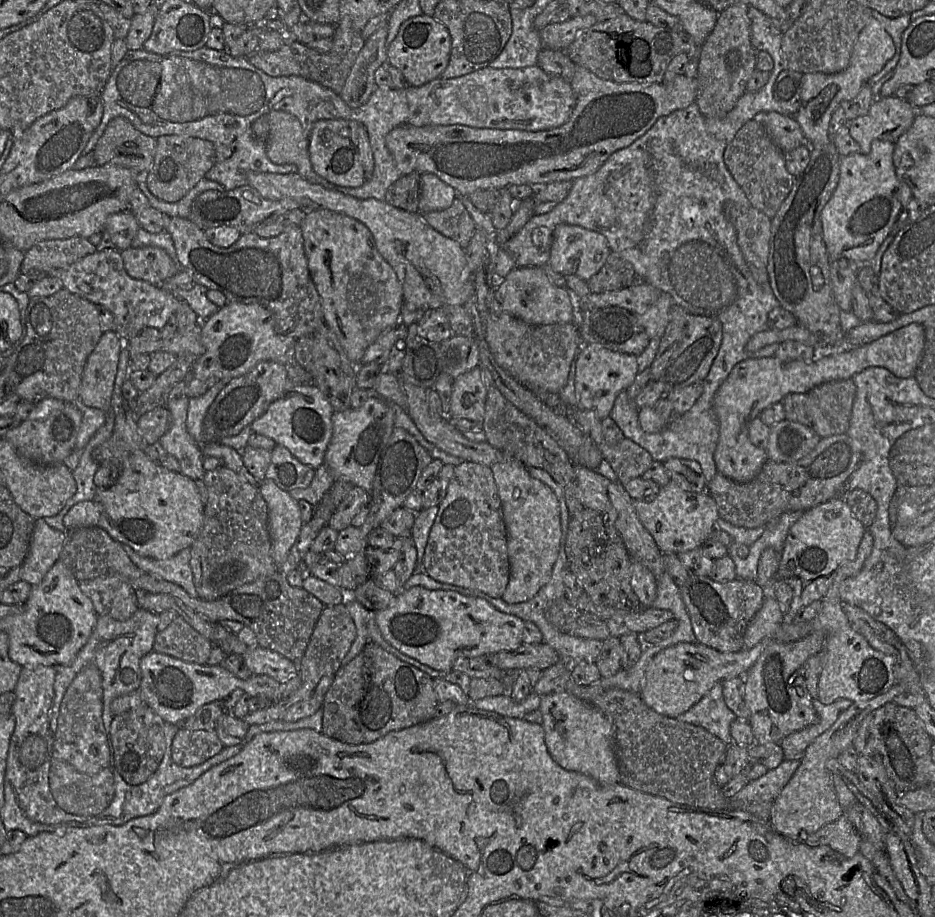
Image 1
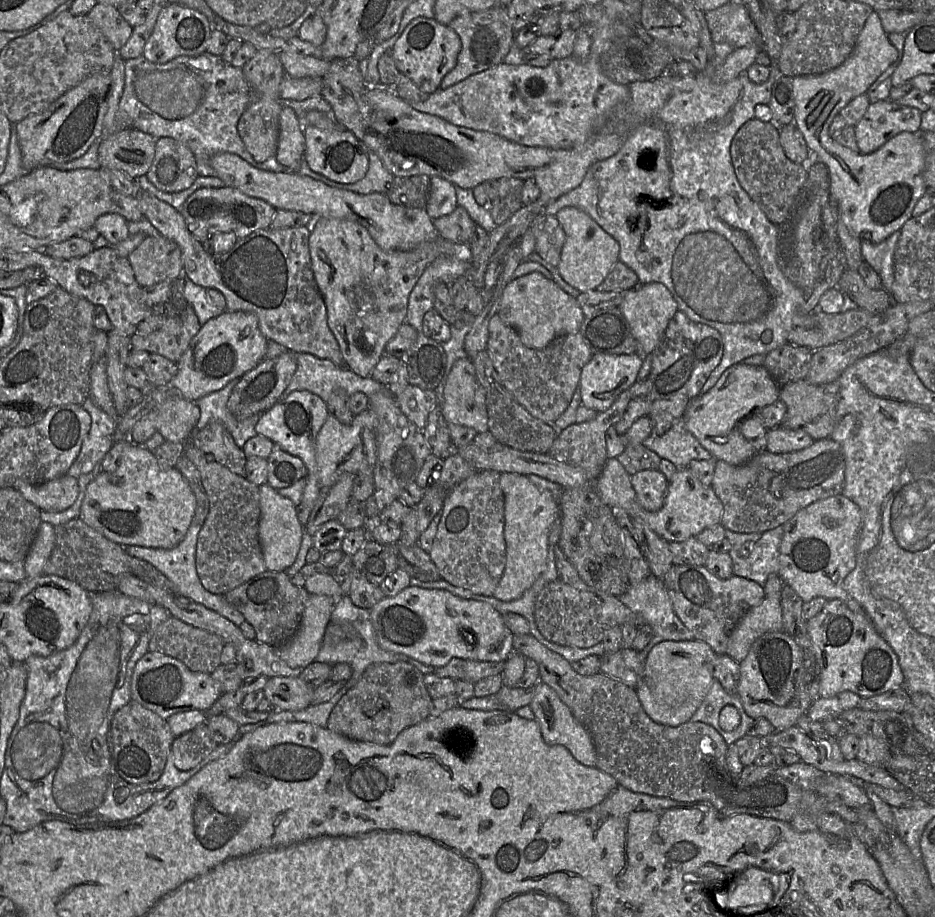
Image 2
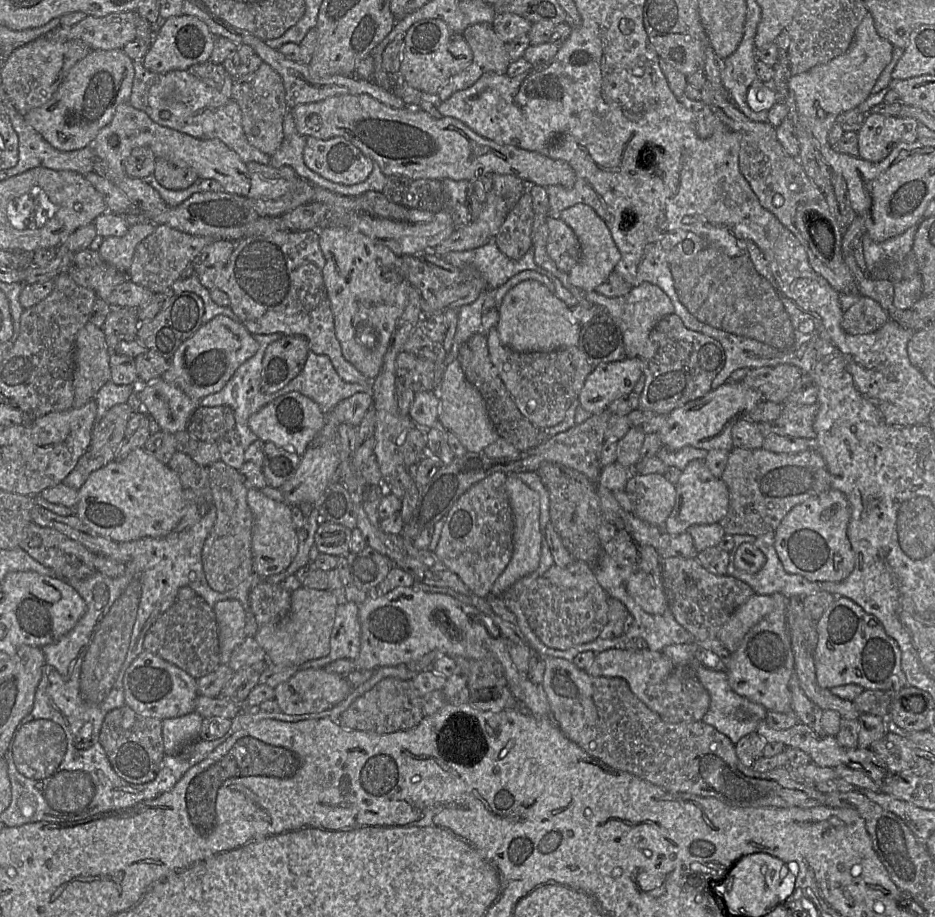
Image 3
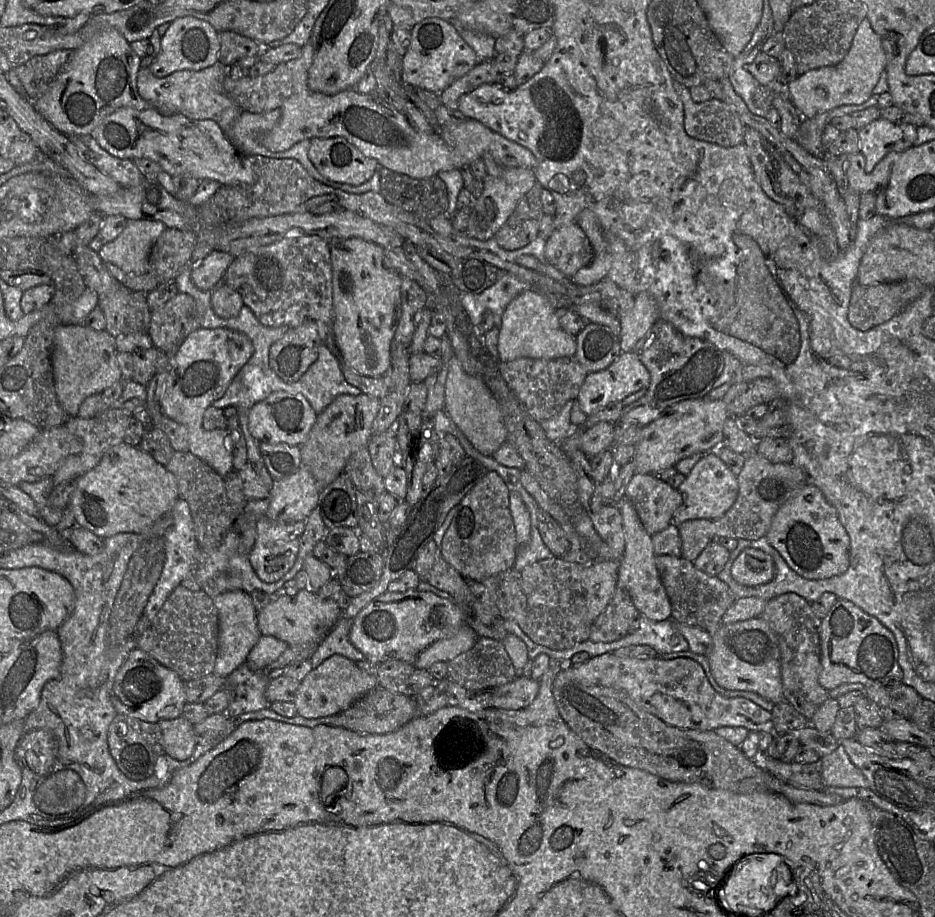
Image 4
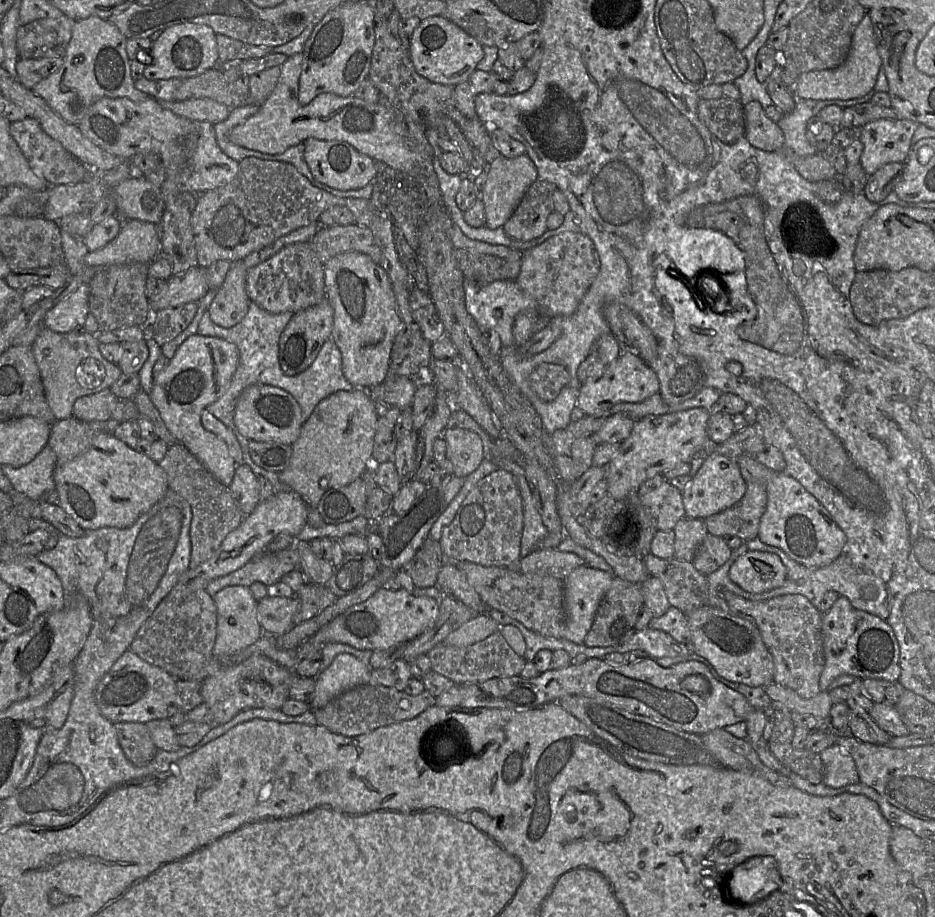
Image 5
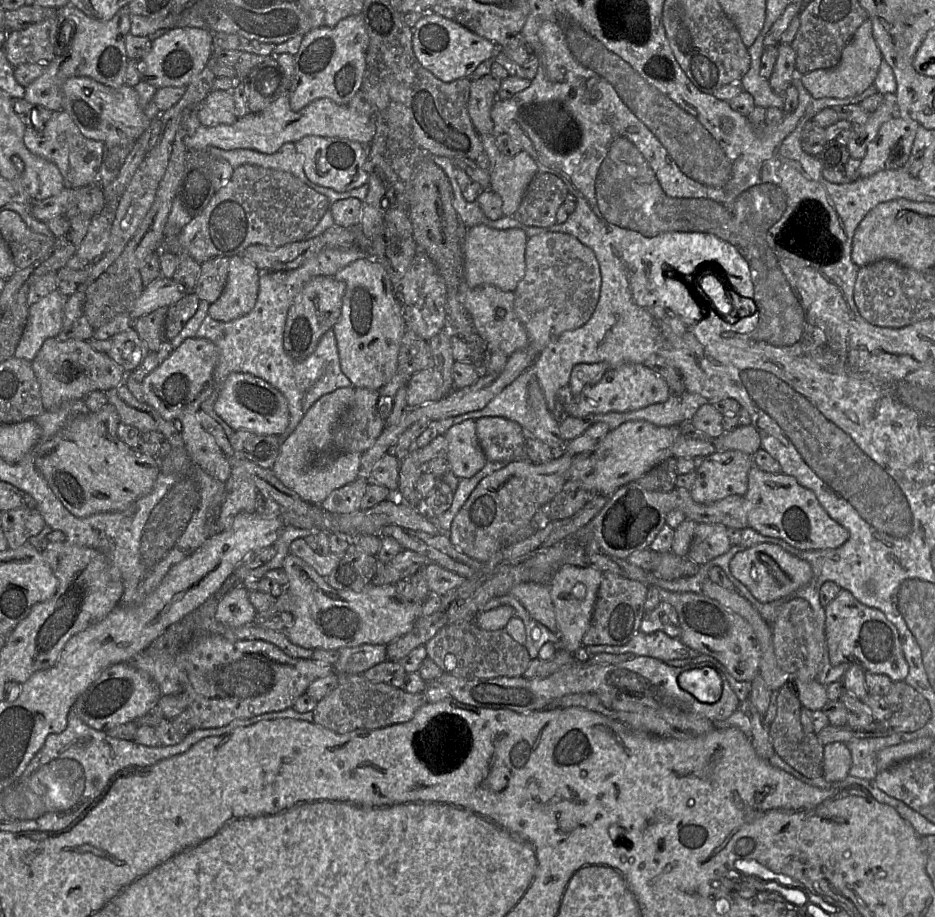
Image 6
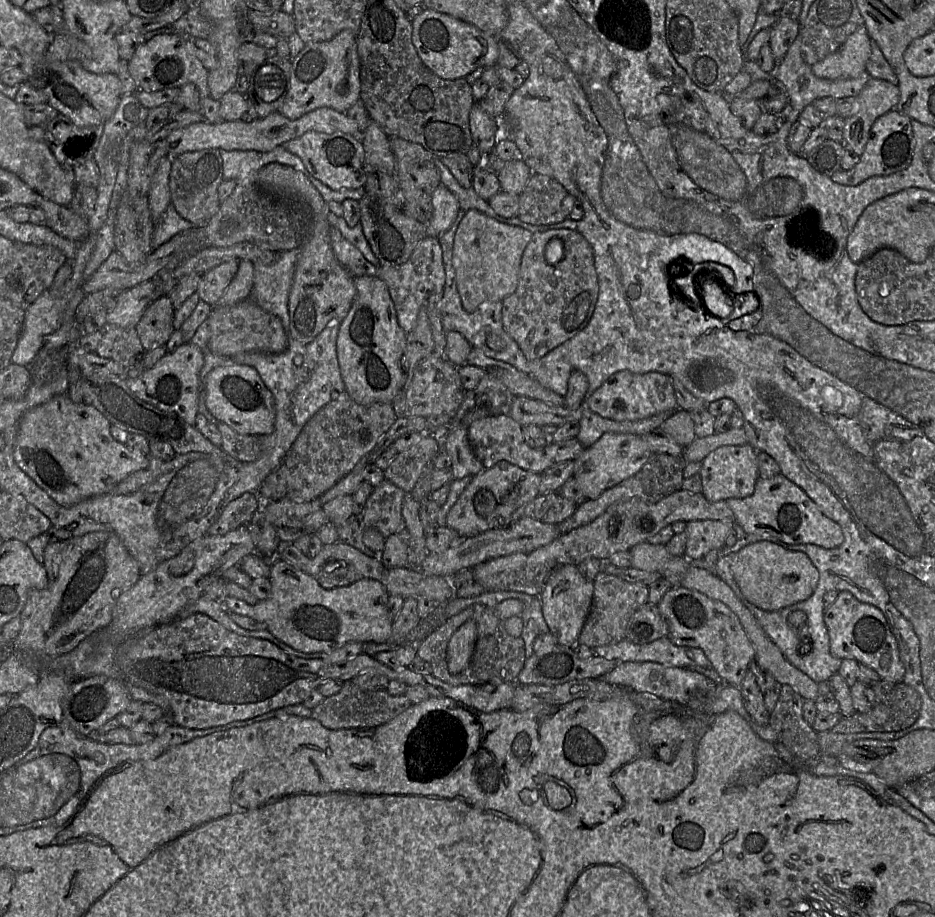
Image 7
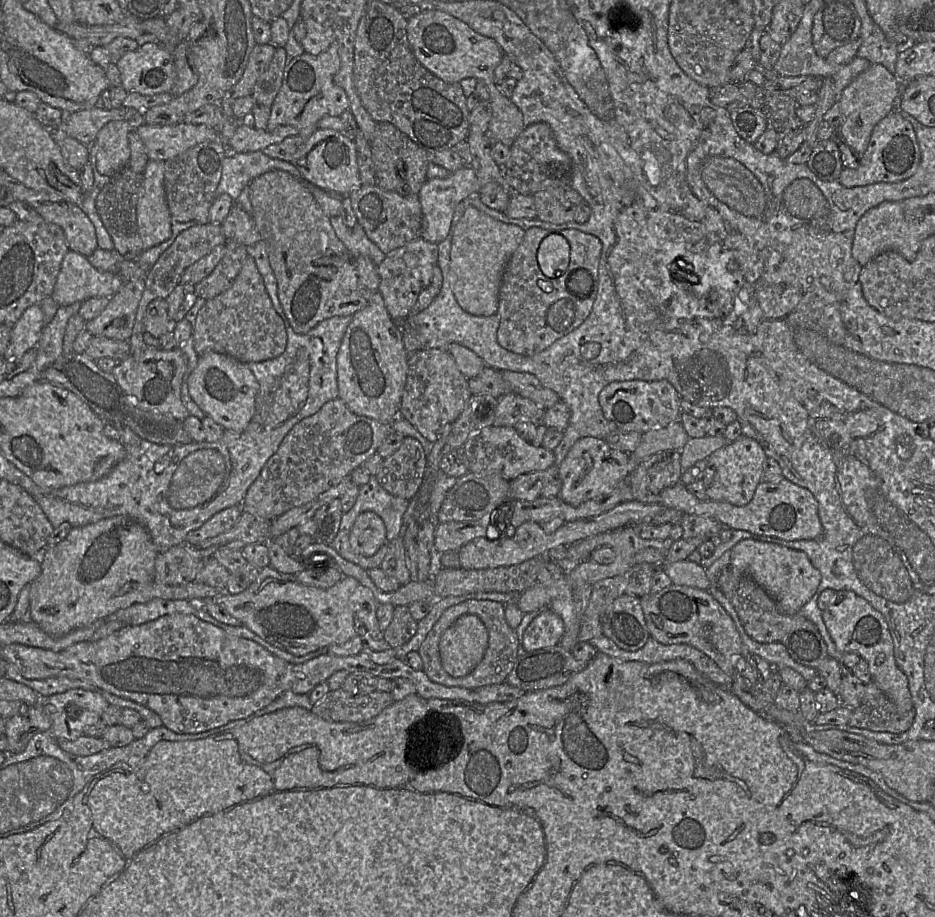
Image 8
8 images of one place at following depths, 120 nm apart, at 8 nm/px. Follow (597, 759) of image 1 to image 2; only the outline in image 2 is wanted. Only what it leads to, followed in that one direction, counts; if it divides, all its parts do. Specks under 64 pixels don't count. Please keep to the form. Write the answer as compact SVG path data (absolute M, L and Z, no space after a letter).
M541 681L534 686L536 687L535 695L529 705L540 725L544 741L549 745L566 747L578 762L585 766L595 767L597 754L588 730L574 717L553 688Z

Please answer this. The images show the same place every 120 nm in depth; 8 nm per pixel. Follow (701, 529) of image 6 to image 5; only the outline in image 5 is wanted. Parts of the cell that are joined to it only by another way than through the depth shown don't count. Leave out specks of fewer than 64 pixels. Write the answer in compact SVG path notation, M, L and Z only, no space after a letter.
M707 534L692 561L695 568L705 576L718 570L731 557L732 549L720 536Z

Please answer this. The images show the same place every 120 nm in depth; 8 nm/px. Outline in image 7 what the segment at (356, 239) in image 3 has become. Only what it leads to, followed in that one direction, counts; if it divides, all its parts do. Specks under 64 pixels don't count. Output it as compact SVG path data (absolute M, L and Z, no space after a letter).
M376 275L354 277L356 296L347 315L341 320L337 336L337 358L345 391L357 403L393 402L402 379L402 357L407 333L397 320L396 309L386 283Z

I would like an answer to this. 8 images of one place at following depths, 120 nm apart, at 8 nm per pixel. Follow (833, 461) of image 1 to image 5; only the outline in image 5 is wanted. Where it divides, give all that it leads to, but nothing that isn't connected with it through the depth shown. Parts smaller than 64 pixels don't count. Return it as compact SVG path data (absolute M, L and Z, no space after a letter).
M747 483L746 493L739 502L704 519L708 533L720 537L737 536L743 541L757 538L767 498L763 484Z

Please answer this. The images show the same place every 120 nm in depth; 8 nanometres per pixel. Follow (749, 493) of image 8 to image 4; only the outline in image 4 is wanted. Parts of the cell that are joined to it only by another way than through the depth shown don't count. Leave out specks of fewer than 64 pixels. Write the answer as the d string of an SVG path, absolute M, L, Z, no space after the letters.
M707 452L694 465L684 482L679 486L683 502L675 511L672 524L677 527L688 520L706 519L715 521L735 503L739 491L737 475L735 475L716 453Z

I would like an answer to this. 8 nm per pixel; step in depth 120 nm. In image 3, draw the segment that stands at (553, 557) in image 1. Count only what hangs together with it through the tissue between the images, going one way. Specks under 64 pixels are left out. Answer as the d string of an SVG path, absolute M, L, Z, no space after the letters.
M507 476L506 490L514 519L514 547L509 564L491 589L491 595L496 597L501 597L501 595L518 580L534 572L538 568L541 556L541 543L543 540L543 532L540 523L539 494L515 476Z

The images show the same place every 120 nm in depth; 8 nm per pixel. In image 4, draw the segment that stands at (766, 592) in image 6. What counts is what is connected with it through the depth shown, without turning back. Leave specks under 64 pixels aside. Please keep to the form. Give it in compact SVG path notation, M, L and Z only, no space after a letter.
M746 548L734 560L731 576L744 586L764 585L772 581L775 576L774 561L761 550Z

